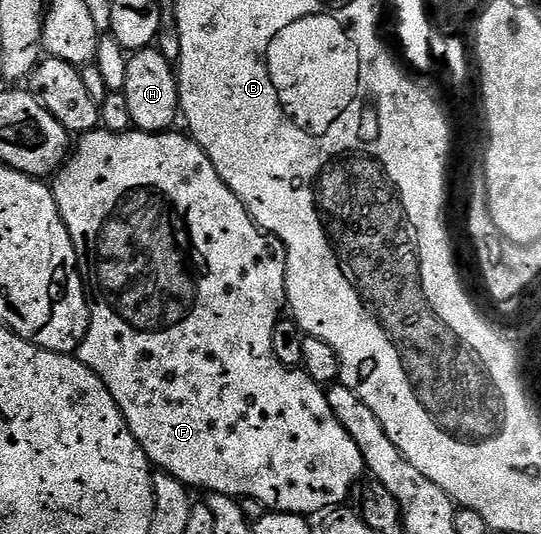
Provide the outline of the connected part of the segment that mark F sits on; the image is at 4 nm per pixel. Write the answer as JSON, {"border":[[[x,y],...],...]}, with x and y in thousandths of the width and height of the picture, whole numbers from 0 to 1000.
{"border":[[[177,240],[144,260],[146,275],[140,281],[137,275],[135,287],[100,328],[102,373],[128,427],[135,464],[146,481],[146,504],[165,545],[168,605],[157,637],[146,646],[142,669],[190,713],[194,727],[201,727],[281,875],[320,890],[348,914],[373,921],[482,936],[495,955],[562,966],[595,964],[606,951],[625,951],[643,938],[649,916],[665,908],[664,893],[675,888],[675,875],[667,839],[652,831],[652,816],[645,816],[623,779],[616,779],[599,725],[580,715],[566,693],[519,682],[512,659],[505,659],[505,614],[518,601],[521,588],[516,586],[521,581],[525,586],[530,562],[530,466],[519,448],[495,444],[481,431],[449,388],[449,376],[416,337],[409,337],[409,330],[401,330],[401,315],[394,315],[379,283],[344,249],[323,249],[244,240],[218,251]]]}

